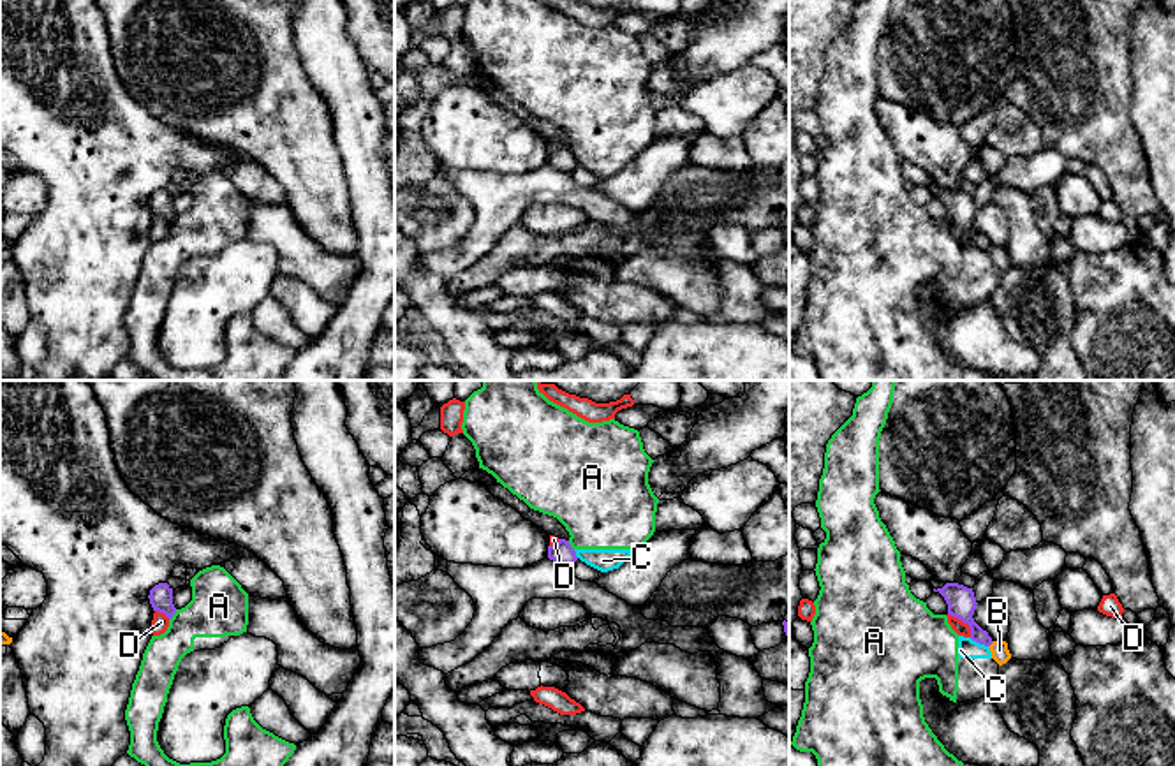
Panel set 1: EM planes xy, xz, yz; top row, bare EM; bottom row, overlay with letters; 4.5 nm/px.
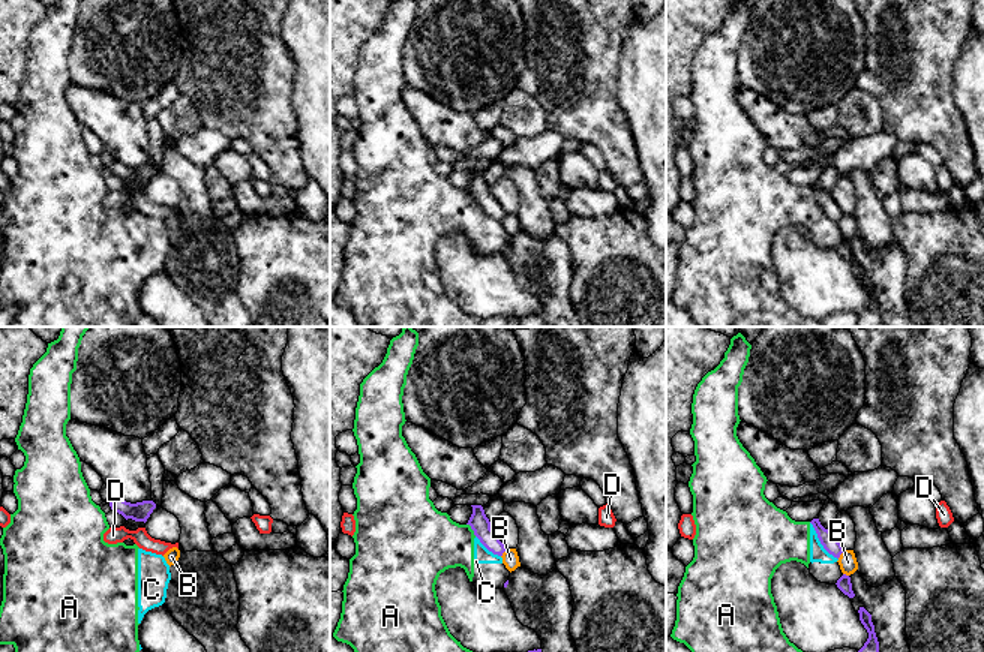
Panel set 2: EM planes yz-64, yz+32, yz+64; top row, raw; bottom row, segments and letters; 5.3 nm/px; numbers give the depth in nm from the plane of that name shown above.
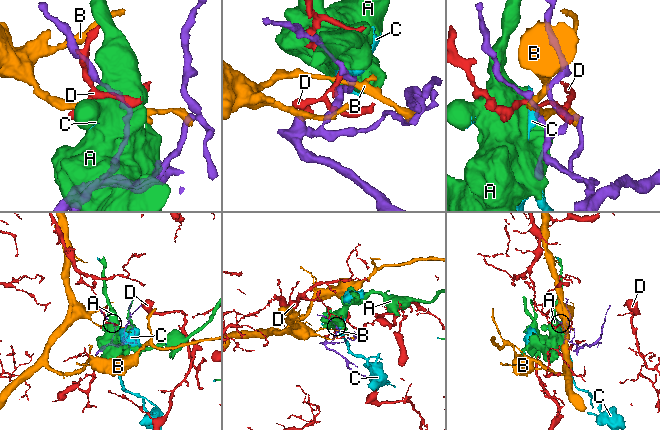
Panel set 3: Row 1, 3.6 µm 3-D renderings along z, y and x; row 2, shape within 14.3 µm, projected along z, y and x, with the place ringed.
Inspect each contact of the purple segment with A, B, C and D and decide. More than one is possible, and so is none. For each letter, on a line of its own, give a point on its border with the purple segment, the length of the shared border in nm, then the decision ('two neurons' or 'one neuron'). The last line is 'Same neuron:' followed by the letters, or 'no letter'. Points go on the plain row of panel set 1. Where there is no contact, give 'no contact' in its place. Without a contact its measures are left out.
A: xy (173, 219) | 70 nm | two neurons
B: yz (990, 249) | 40 nm | two neurons
C: yz (978, 247) | 100 nm | two neurons
D: yz (964, 228) | 160 nm | two neurons
Same neuron: no letter

